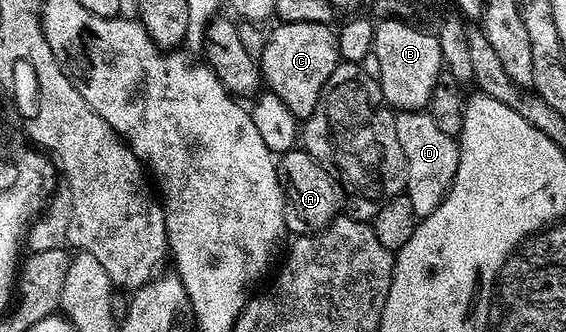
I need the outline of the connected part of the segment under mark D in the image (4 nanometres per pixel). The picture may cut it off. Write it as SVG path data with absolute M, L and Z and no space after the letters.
M401 110L396 114L398 144L406 156L408 184L406 193L410 204L414 204L417 219L426 217L448 195L454 176L458 172L460 144L453 135L442 132L438 124L424 110Z

